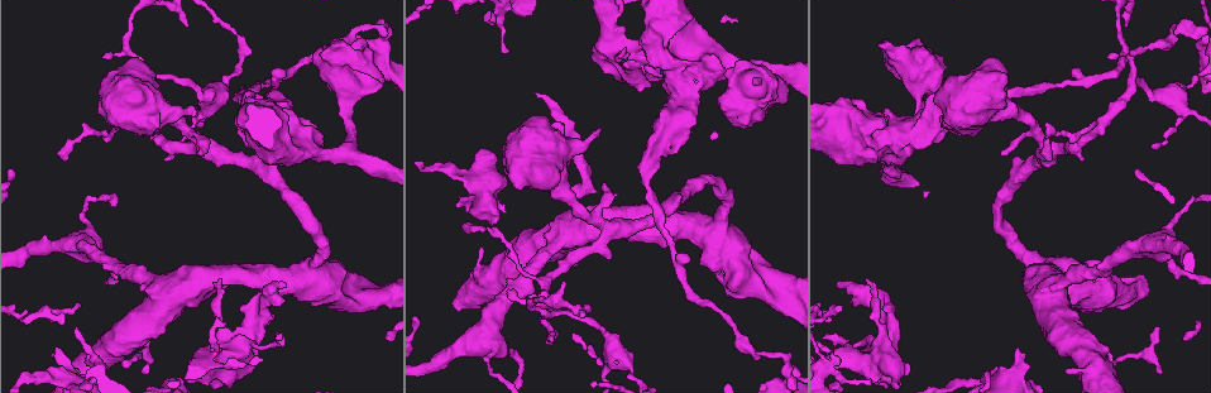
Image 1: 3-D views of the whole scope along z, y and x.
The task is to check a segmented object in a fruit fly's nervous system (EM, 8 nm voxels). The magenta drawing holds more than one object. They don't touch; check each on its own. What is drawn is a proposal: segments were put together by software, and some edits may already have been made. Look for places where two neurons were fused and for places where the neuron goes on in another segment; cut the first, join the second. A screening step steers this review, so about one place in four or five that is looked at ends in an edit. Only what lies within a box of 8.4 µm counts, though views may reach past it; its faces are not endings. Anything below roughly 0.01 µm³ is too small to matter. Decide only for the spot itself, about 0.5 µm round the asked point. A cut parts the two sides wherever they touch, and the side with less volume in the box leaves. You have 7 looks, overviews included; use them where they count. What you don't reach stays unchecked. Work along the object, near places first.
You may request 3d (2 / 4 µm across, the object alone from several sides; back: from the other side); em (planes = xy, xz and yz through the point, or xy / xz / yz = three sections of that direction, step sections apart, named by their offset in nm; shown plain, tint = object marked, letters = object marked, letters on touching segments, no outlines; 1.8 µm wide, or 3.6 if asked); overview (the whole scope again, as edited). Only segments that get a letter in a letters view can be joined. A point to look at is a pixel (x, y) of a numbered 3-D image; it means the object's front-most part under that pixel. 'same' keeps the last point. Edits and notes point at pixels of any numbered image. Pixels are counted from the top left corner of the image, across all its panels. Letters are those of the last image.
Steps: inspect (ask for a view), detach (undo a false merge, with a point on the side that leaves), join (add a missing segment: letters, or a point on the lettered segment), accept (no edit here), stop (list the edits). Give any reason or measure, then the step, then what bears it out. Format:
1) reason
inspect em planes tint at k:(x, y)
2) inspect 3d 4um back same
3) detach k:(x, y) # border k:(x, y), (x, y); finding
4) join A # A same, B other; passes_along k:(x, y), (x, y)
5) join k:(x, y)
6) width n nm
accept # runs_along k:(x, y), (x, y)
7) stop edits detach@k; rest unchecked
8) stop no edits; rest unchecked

sudden change in width
inspect em planes plain at 1:(830, 372)

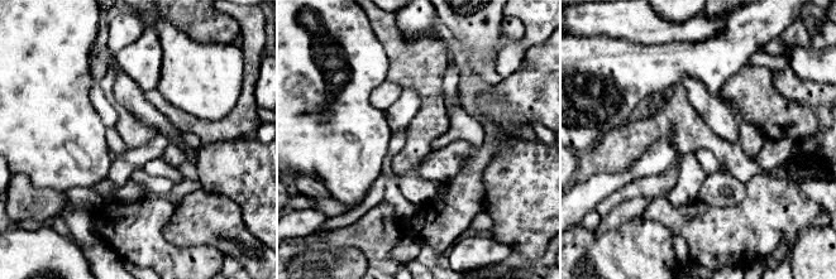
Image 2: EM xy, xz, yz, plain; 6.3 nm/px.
see the neighbours
inspect em planes letters same

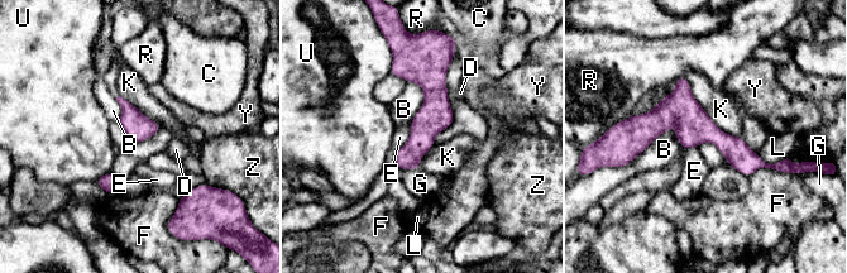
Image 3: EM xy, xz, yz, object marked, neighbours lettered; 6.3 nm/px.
width 170 nm
accept # B other, C other, D other, E other, F other, G other, K other, L other, R other, U other, Y other, Z other; all the same neuron

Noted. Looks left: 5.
free end
inspect em yz step 8 tint at 1:(56, 350)

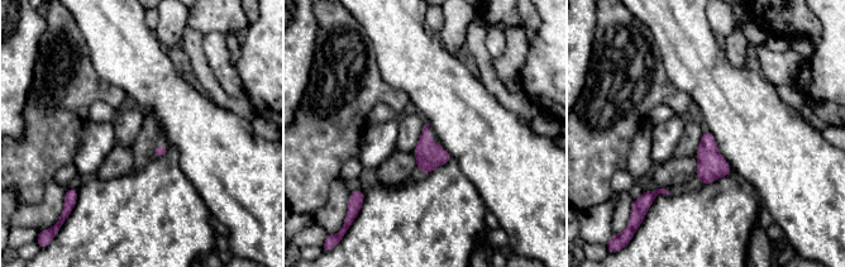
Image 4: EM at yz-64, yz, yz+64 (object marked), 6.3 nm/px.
another direction
inspect em planes tint same

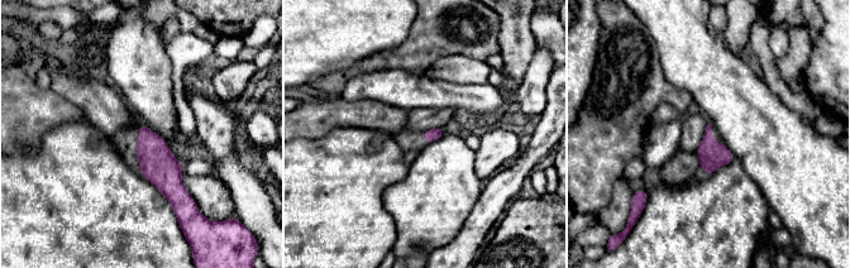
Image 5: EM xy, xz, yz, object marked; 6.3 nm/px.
inspect em planes letters same

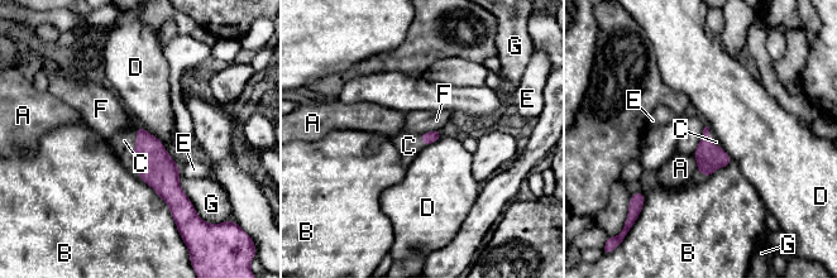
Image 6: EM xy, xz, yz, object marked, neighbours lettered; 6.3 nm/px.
join 6:(124, 140) # A other, B other, C same, D other, E other, F other, G other; passes_along 6:(156, 167), (137, 142), (124, 140); it goes on there

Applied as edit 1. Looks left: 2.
arms part here
inspect em planes letters at 1:(678, 123)

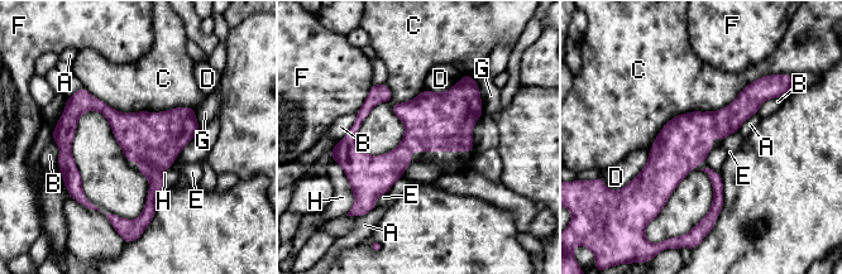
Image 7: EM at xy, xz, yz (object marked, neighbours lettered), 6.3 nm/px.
width 340 nm
accept # A other, B other, C other, D other, E other, F other, G other, H other; border 7:(333, 159), (343, 171), (354, 200); all the same neuron

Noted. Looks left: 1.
stop edits join@6; rest unchecked

